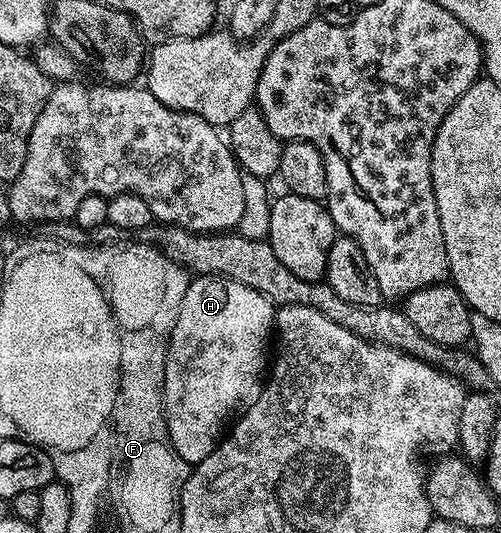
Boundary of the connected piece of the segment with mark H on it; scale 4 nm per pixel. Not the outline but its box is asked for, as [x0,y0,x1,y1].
[165,275,275,467]

